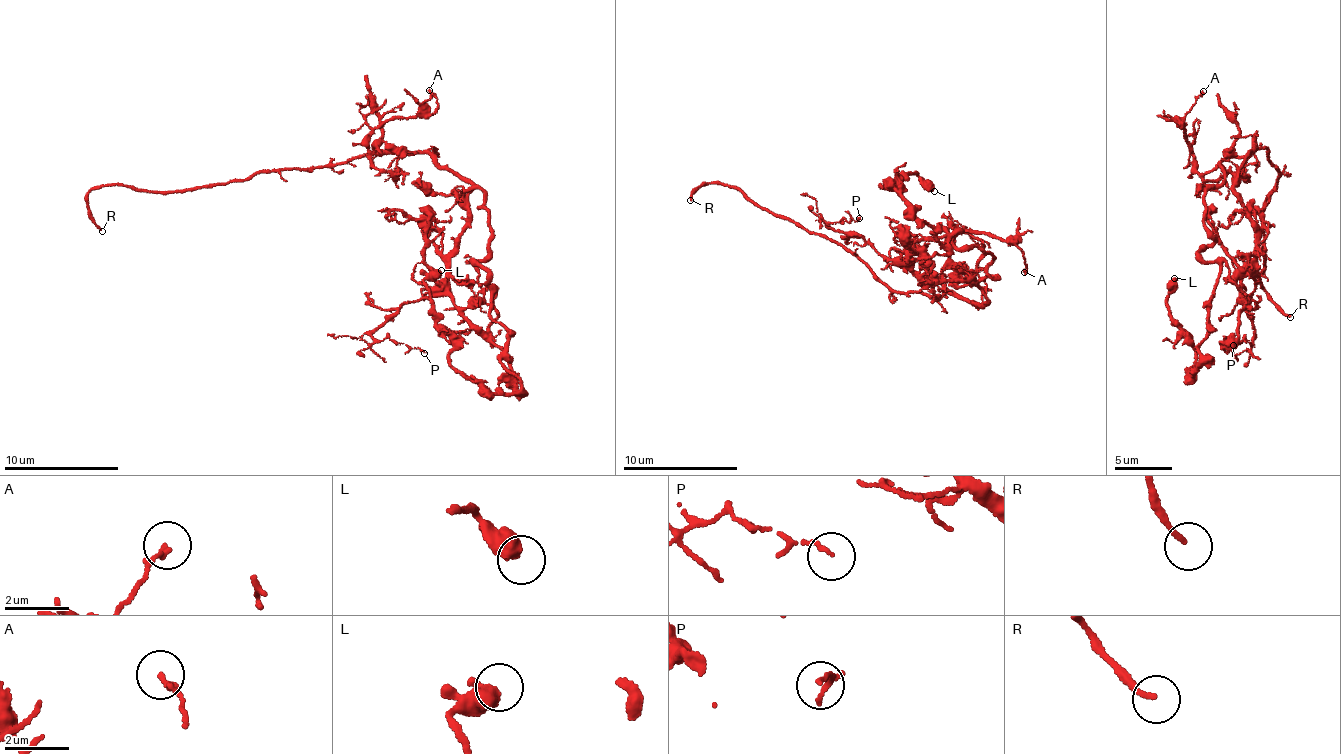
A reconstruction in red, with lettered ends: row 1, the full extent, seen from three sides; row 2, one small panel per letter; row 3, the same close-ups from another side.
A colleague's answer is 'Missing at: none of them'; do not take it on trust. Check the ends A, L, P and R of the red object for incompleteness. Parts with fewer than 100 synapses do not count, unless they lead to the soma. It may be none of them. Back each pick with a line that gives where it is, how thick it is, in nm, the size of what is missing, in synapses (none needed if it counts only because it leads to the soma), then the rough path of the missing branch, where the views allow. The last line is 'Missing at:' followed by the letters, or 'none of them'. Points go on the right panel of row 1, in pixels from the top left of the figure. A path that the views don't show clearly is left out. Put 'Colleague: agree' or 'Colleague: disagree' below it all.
R: (1290, 317) | 140 nm | (1290, 317), (1305, 316), (1323, 330), (1330, 322), (1335, 327)
Missing at: R
Colleague: disagree

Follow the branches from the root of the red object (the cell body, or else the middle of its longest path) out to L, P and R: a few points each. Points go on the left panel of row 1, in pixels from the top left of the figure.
L: (468, 189), (488, 214), (473, 261), (519, 389), (451, 364), (426, 287), (441, 270)
P: (468, 189), (464, 230), (449, 258), (449, 277), (396, 310), (373, 333), (377, 340), (389, 337), (424, 353)
R: (468, 189), (427, 153), (388, 149), (192, 190), (103, 186), (87, 206), (102, 231)

